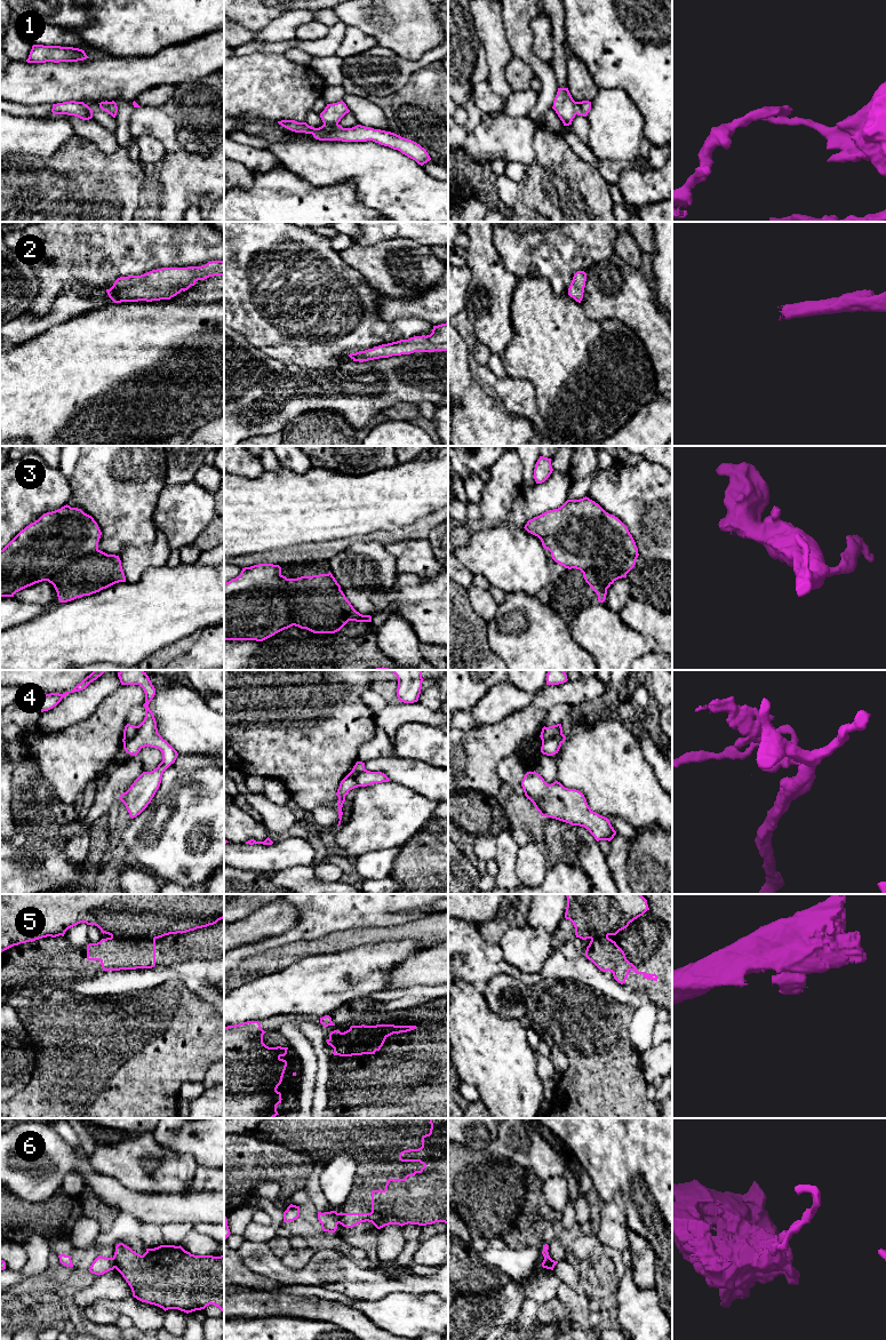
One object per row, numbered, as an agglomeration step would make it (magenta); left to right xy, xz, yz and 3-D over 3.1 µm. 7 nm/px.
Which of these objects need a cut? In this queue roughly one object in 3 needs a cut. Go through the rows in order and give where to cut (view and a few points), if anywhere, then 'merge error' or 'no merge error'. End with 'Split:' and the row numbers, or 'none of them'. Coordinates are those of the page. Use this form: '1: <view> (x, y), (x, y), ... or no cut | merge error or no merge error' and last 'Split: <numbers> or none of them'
1: xz (337, 122), (324, 125) | merge error
2: no cut | no merge error
3: xy (97, 549), (78, 557), (47, 580) | merge error
4: yz (561, 735), (555, 734), (542, 741) | merge error
5: xz (338, 1036), (350, 1046), (369, 1044), (375, 1051) | merge error
6: xy (112, 1258), (114, 1267) | merge error
Split: 1, 3, 4, 5, 6

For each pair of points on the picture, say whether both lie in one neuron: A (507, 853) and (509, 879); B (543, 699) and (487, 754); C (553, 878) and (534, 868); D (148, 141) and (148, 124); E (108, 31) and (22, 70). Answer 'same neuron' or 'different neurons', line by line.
A: same neuron
B: same neuron
C: different neurons
D: different neurons
E: different neurons

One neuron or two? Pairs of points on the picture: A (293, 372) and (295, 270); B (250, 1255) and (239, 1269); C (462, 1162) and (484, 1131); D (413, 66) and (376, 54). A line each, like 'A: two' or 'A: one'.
A: two
B: two
C: two
D: one

